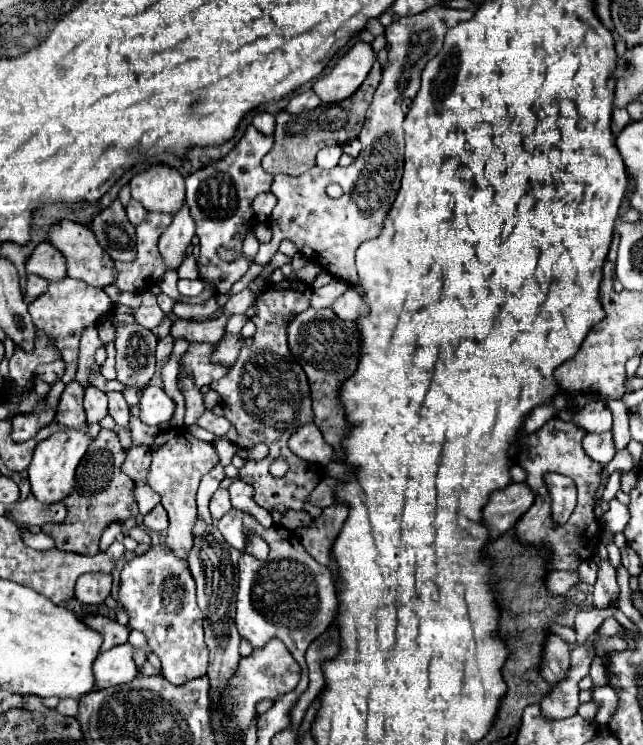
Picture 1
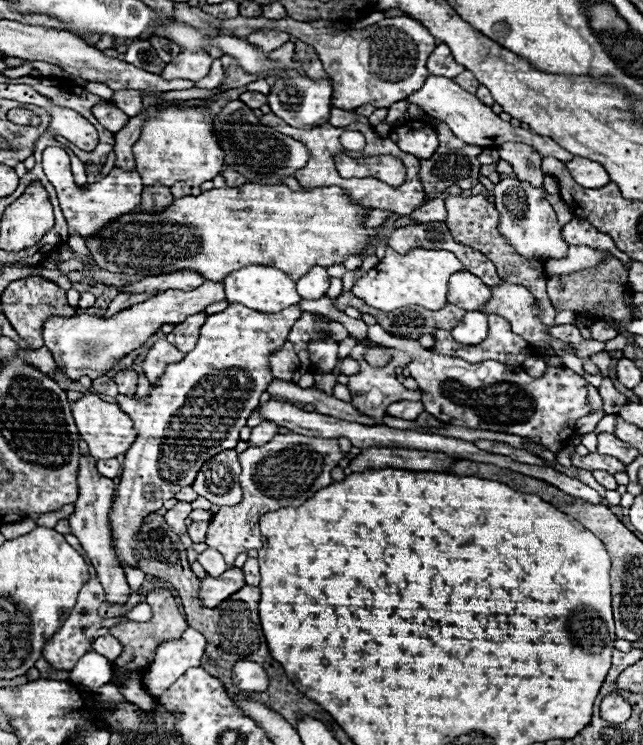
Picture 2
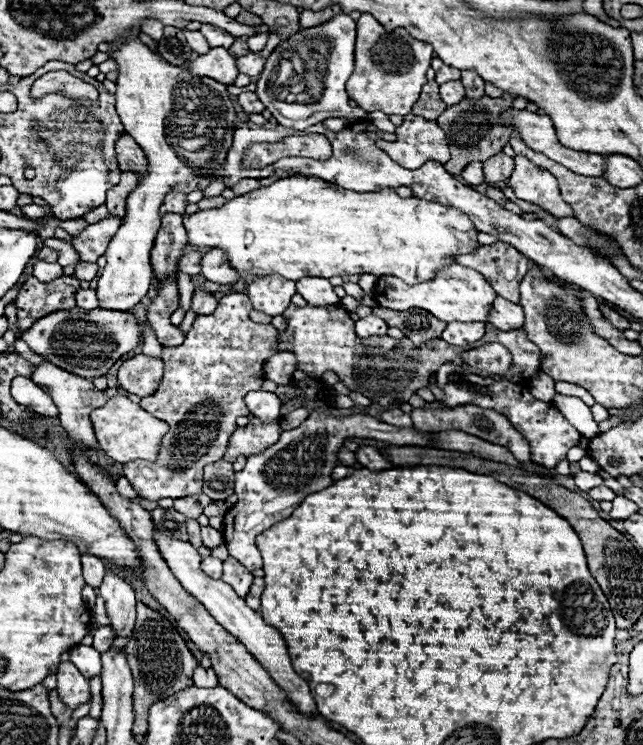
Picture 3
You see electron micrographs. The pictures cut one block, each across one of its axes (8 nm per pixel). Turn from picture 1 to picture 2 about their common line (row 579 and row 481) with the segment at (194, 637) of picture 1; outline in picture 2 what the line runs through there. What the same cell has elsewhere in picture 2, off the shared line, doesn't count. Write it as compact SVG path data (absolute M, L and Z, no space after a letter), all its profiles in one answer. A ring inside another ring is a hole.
M230 304L224 312L206 318L196 348L166 368L160 384L152 386L146 402L124 394L116 396L118 406L132 418L138 432L126 452L118 494L110 512L112 546L122 566L136 566L138 562L140 554L134 536L142 520L174 498L180 488L190 486L206 460L222 450L236 448L240 428L246 426L250 412L258 408L258 398L274 378L268 356L276 348L282 348L300 314L300 304L276 314Z

